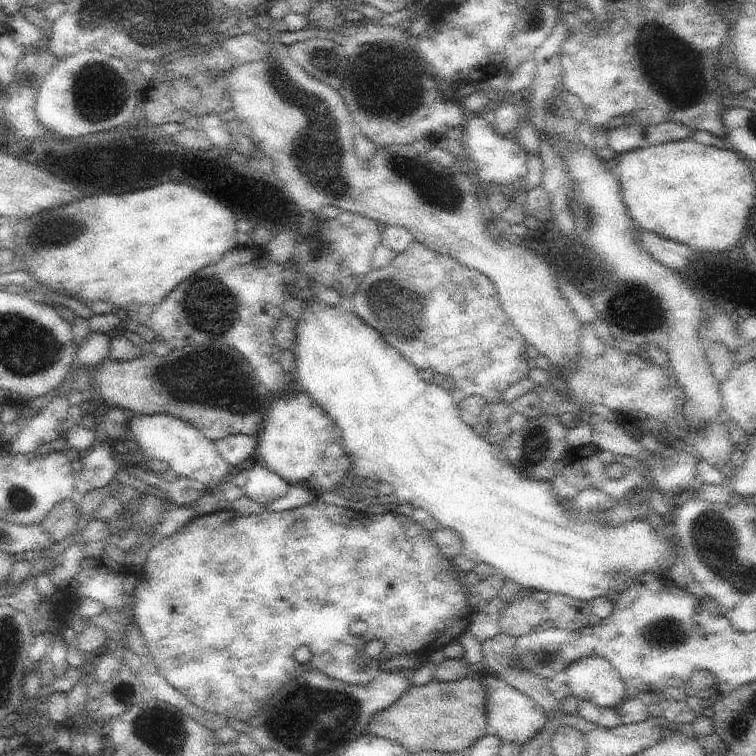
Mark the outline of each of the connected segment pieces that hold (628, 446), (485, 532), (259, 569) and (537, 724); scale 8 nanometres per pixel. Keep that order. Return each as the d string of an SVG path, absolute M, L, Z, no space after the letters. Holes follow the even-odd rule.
M596 414L591 416L589 424L592 428L594 446L608 450L620 458L631 457L644 464L648 460L651 452L644 450L644 446L636 438L632 438L622 425L602 420Z
M317 299L315 302L308 303L302 318L296 321L296 346L293 353L296 359L295 375L297 377L296 387L299 392L312 396L323 410L330 414L330 418L336 422L336 425L342 432L343 446L346 455L353 464L352 475L355 480L372 479L376 482L387 482L392 486L398 506L410 503L412 507L422 508L426 512L432 514L432 518L438 522L441 527L450 528L462 538L464 553L467 553L473 560L486 562L495 570L502 571L505 578L510 578L514 582L518 582L518 586L523 590L531 591L547 591L553 594L564 594L572 596L584 601L592 601L597 597L604 597L610 591L620 591L620 594L630 588L634 584L634 580L638 580L638 576L642 574L652 574L652 576L667 576L664 569L666 566L673 566L678 555L677 547L681 546L679 537L677 536L676 524L674 518L662 517L656 520L654 517L636 518L630 520L626 524L609 525L603 515L607 510L617 506L616 500L612 496L608 496L606 492L598 489L585 489L580 492L576 498L572 498L571 510L558 500L558 496L552 490L552 482L550 480L538 480L538 478L528 478L526 474L522 474L518 468L514 468L510 464L510 460L504 456L502 448L498 444L490 444L478 434L477 430L468 426L462 420L459 405L454 402L454 398L450 391L446 390L440 384L432 384L422 379L418 370L410 364L404 356L398 353L396 348L390 347L380 334L371 328L360 316L357 316L352 310L350 304L341 302L340 305L328 306L326 302Z
M316 498L304 507L285 512L264 510L258 516L239 516L233 510L219 509L212 514L195 517L174 535L159 541L155 540L149 545L145 566L135 572L134 623L144 636L146 648L156 668L160 670L160 675L164 676L175 690L201 710L224 716L226 719L236 718L246 722L250 716L256 716L270 702L270 696L274 696L284 686L284 682L298 678L298 672L314 668L314 660L316 660L316 668L331 678L354 686L368 685L379 674L382 662L388 658L402 656L402 654L421 654L424 657L428 653L444 649L450 643L458 641L458 637L464 631L468 631L468 624L472 620L474 611L470 597L471 589L463 581L463 576L455 567L455 563L454 560L449 560L440 553L432 540L431 533L426 528L417 524L411 517L400 515L396 511L378 515L370 514L368 511L366 514L364 512L358 514L350 508L325 504L320 498ZM356 620L364 620L368 624L368 634L362 638L356 638L350 634L350 626ZM374 638L386 644L382 654L374 658L368 668L356 670L358 656ZM300 646L308 646L312 652L312 658L302 666L294 658L294 652Z
M490 672L482 678L488 688L488 700L486 700L486 719L488 725L494 729L495 734L505 743L528 744L540 730L546 726L548 718L544 710L525 693L509 686L502 678Z

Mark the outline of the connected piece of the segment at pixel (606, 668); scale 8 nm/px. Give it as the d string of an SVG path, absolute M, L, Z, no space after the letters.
M590 656L566 668L573 696L594 702L600 708L618 708L626 699L626 686L616 668L606 658Z

